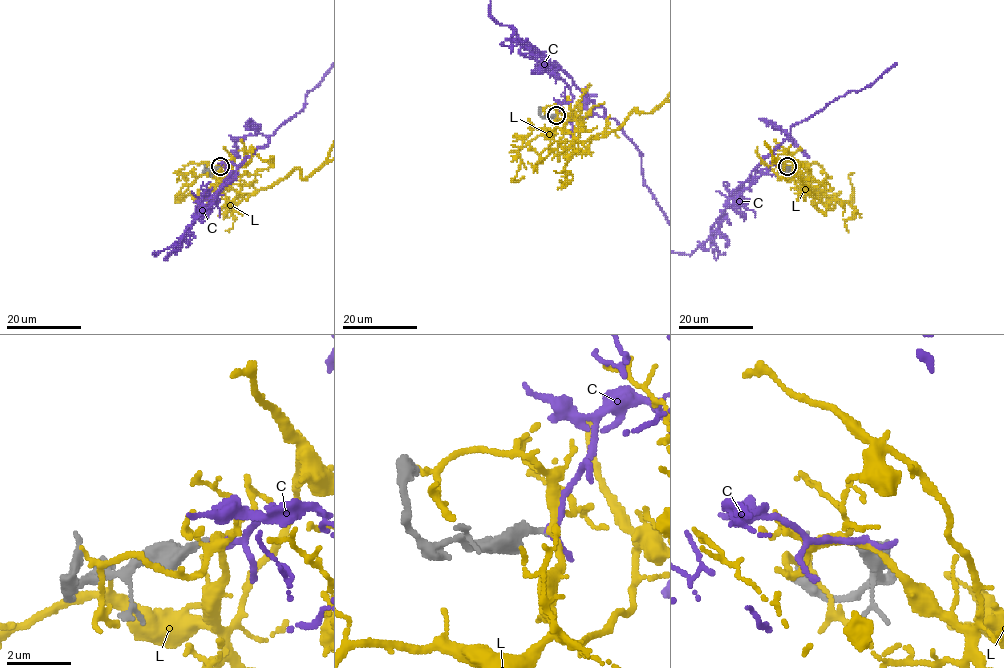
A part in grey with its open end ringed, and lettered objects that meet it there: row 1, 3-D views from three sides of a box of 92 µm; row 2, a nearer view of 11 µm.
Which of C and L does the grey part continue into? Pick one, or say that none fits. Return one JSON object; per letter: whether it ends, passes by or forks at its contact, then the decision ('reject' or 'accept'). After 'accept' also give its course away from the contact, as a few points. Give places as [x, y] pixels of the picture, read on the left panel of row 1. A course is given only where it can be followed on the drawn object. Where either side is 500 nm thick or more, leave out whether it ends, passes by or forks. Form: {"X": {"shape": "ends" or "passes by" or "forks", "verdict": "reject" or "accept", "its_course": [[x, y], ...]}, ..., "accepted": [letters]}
{"C": {"shape": "passes by", "verdict": "accept", "its_course": [[220, 166], [226, 162], [238, 166], [214, 202], [190, 225], [176, 245], [153, 253], [163, 253]]}, "L": {"shape": "forks", "verdict": "reject"}, "accepted": ["C"]}

